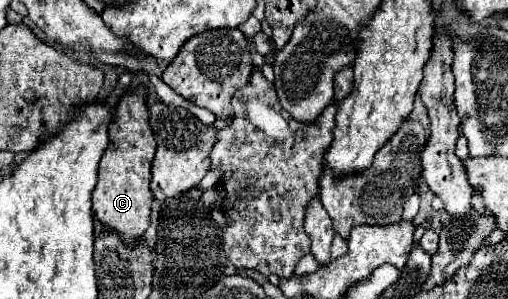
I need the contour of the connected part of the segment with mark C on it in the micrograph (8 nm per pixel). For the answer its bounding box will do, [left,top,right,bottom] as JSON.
[93,89,155,245]

